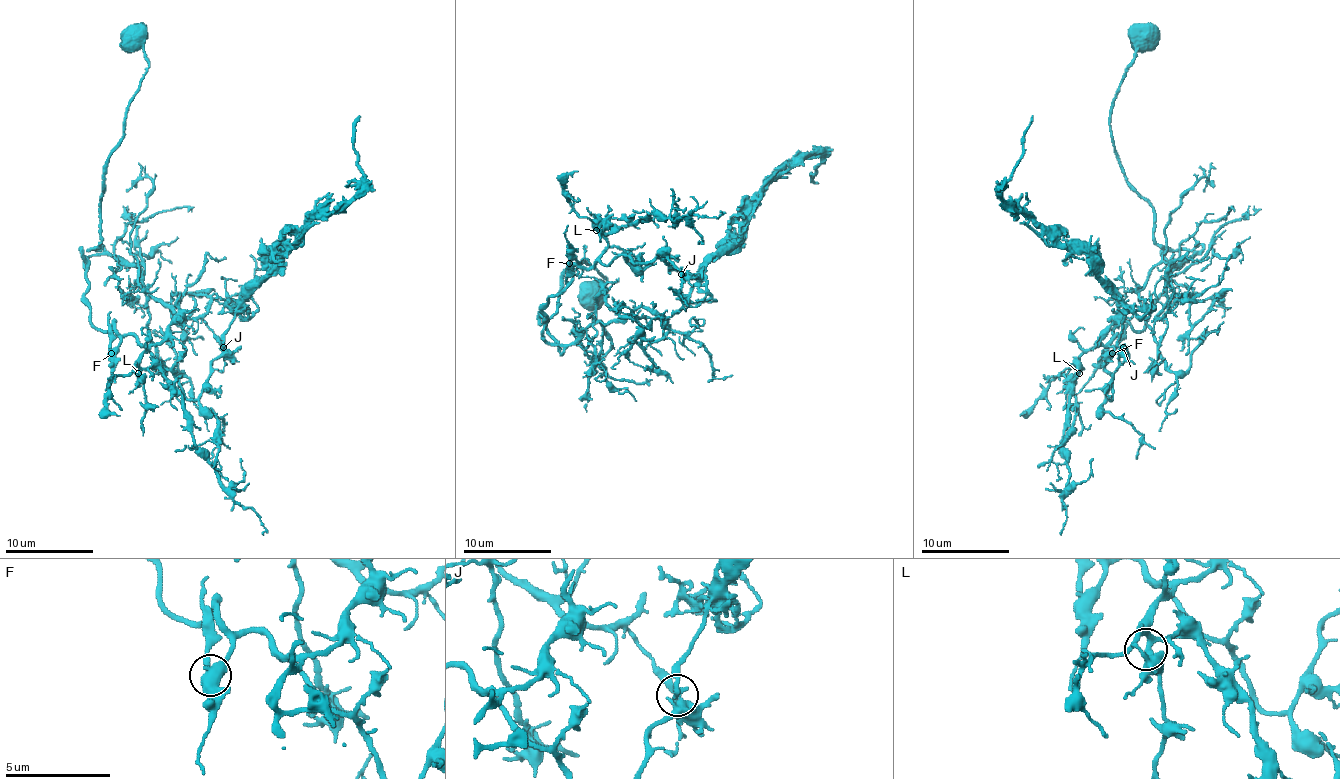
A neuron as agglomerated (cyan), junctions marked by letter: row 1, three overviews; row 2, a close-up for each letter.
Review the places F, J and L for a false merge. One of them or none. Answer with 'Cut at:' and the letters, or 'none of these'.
Cut at: J

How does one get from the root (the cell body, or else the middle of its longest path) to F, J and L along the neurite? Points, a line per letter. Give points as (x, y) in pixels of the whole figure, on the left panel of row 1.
F: (142, 346), (133, 335), (127, 335), (111, 353)
J: (142, 346), (175, 377), (188, 399), (199, 395), (202, 384), (211, 373), (211, 364), (224, 351), (224, 346)
L: (142, 346), (149, 349), (140, 357), (138, 373)

